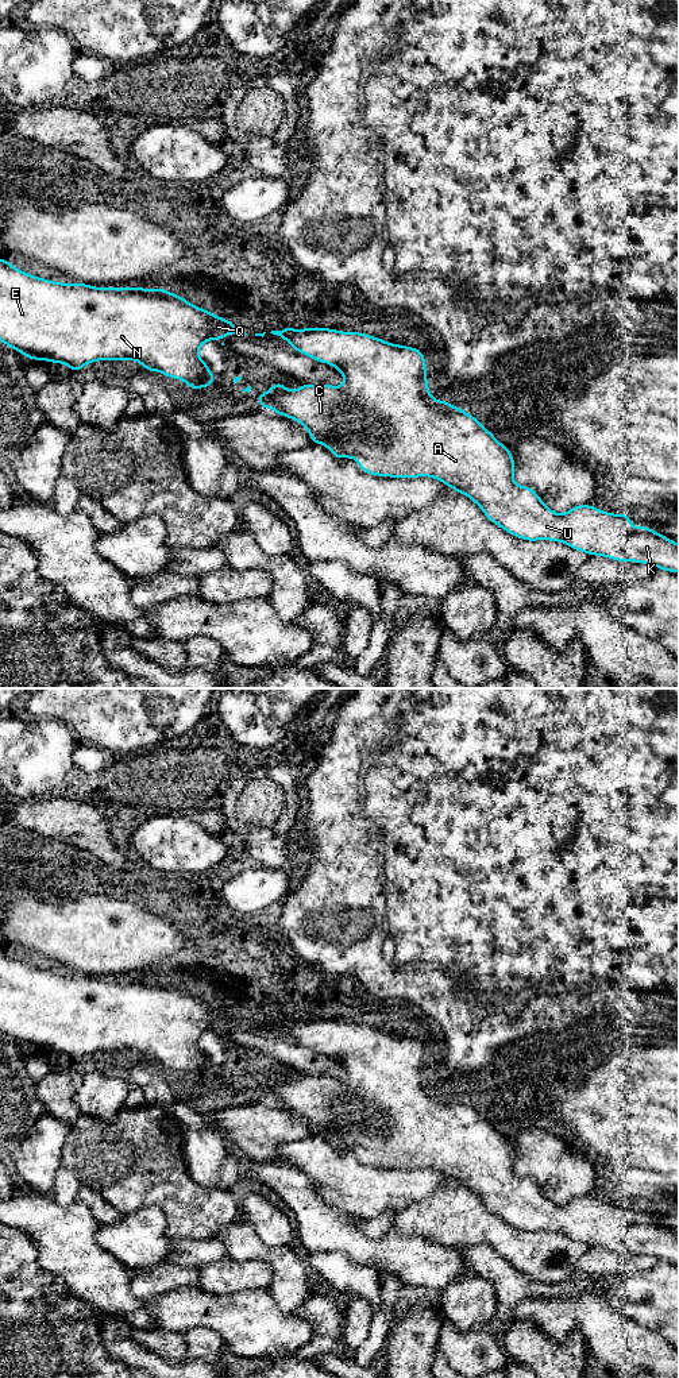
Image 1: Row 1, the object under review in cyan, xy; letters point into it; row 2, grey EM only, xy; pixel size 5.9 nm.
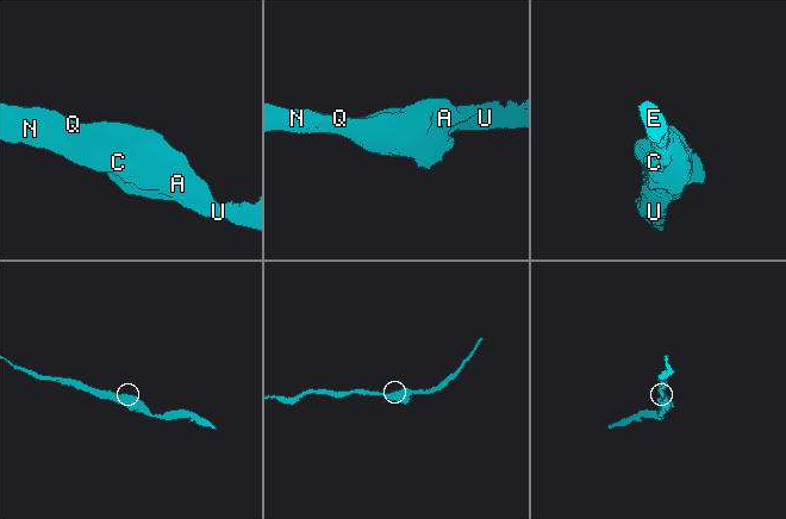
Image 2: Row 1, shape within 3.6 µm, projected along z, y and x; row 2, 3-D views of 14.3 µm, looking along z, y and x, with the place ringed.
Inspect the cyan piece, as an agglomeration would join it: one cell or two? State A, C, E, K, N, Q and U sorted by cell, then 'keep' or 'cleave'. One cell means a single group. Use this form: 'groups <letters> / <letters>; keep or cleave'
groups A C E K N Q U; keep

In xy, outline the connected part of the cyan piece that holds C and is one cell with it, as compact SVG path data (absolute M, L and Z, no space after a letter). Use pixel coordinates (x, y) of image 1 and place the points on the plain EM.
M286 1018L270 1024L285 1030L297 1043L333 1057L344 1068L343 1077L302 1074L297 1081L288 1081L277 1072L266 1084L255 1085L263 1100L302 1115L310 1131L325 1136L337 1151L354 1149L363 1163L377 1167L435 1169L467 1186L487 1211L522 1231L559 1232L590 1247L679 1263L679 1235L649 1217L633 1219L629 1205L607 1204L593 1196L578 1196L558 1205L532 1178L518 1177L513 1172L514 1149L509 1139L474 1107L431 1086L425 1046L417 1039L331 1019Z

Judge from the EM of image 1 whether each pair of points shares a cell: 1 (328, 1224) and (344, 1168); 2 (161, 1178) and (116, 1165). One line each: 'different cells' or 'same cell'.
1: different cells
2: same cell

